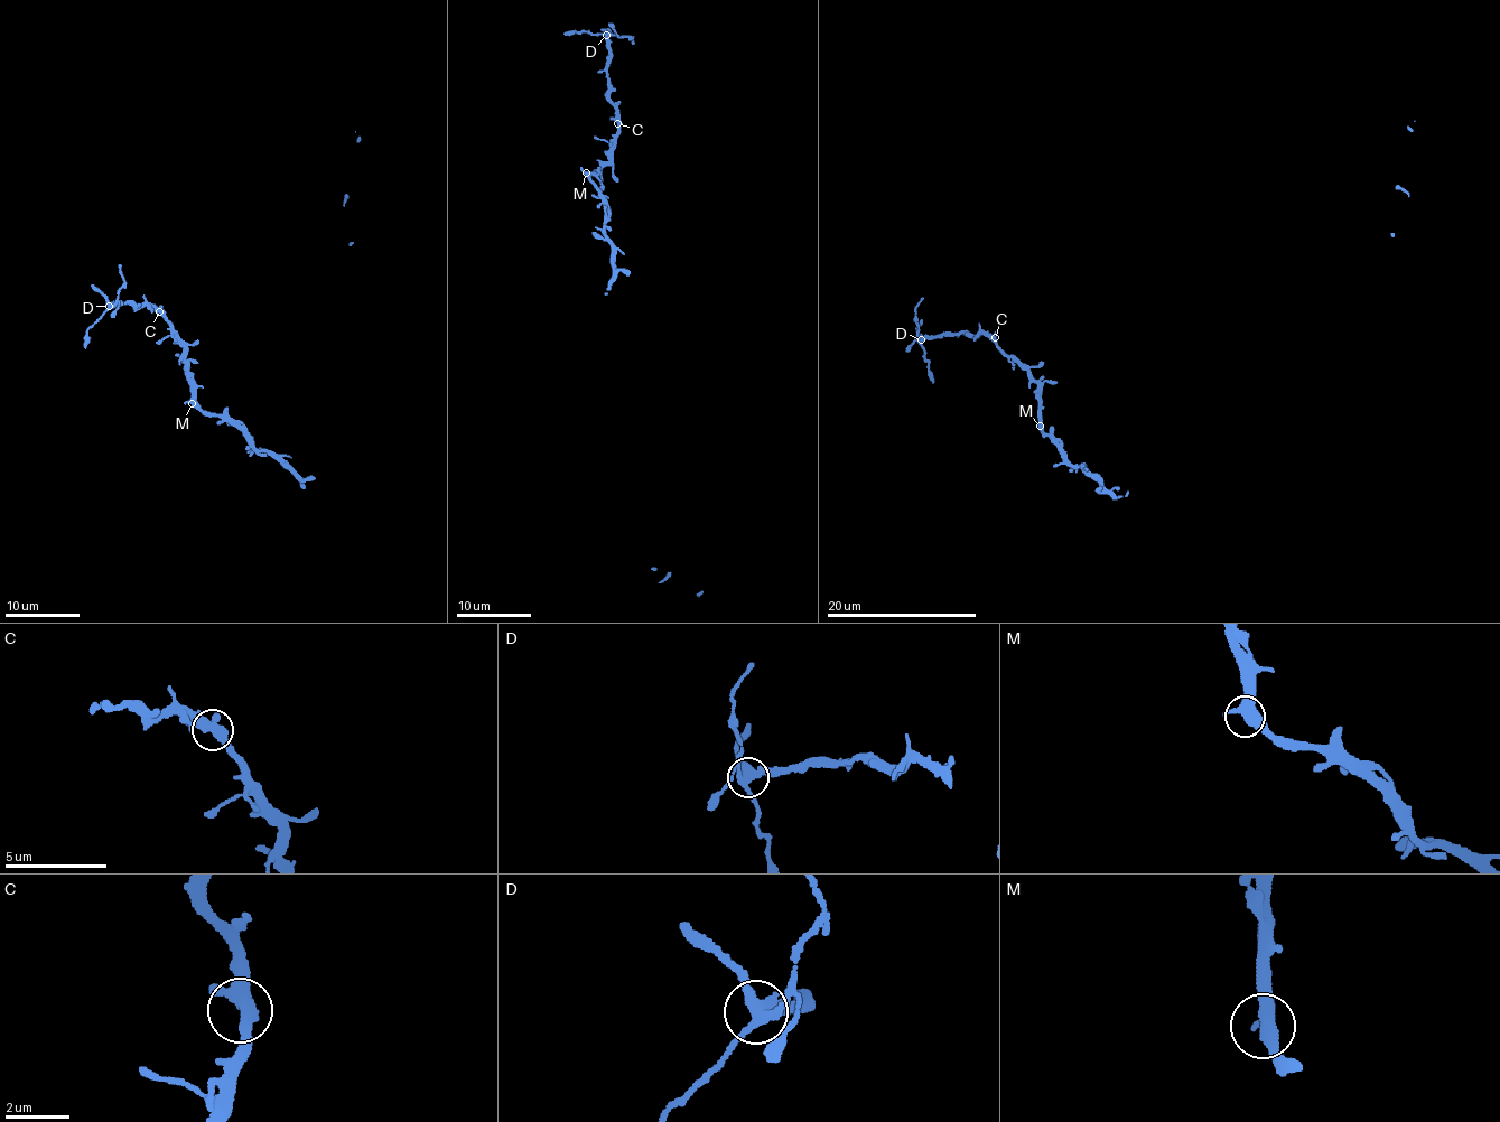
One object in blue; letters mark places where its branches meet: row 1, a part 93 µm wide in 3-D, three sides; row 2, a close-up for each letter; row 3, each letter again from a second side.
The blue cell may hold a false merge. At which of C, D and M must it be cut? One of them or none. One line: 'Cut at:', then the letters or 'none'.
Cut at: D

